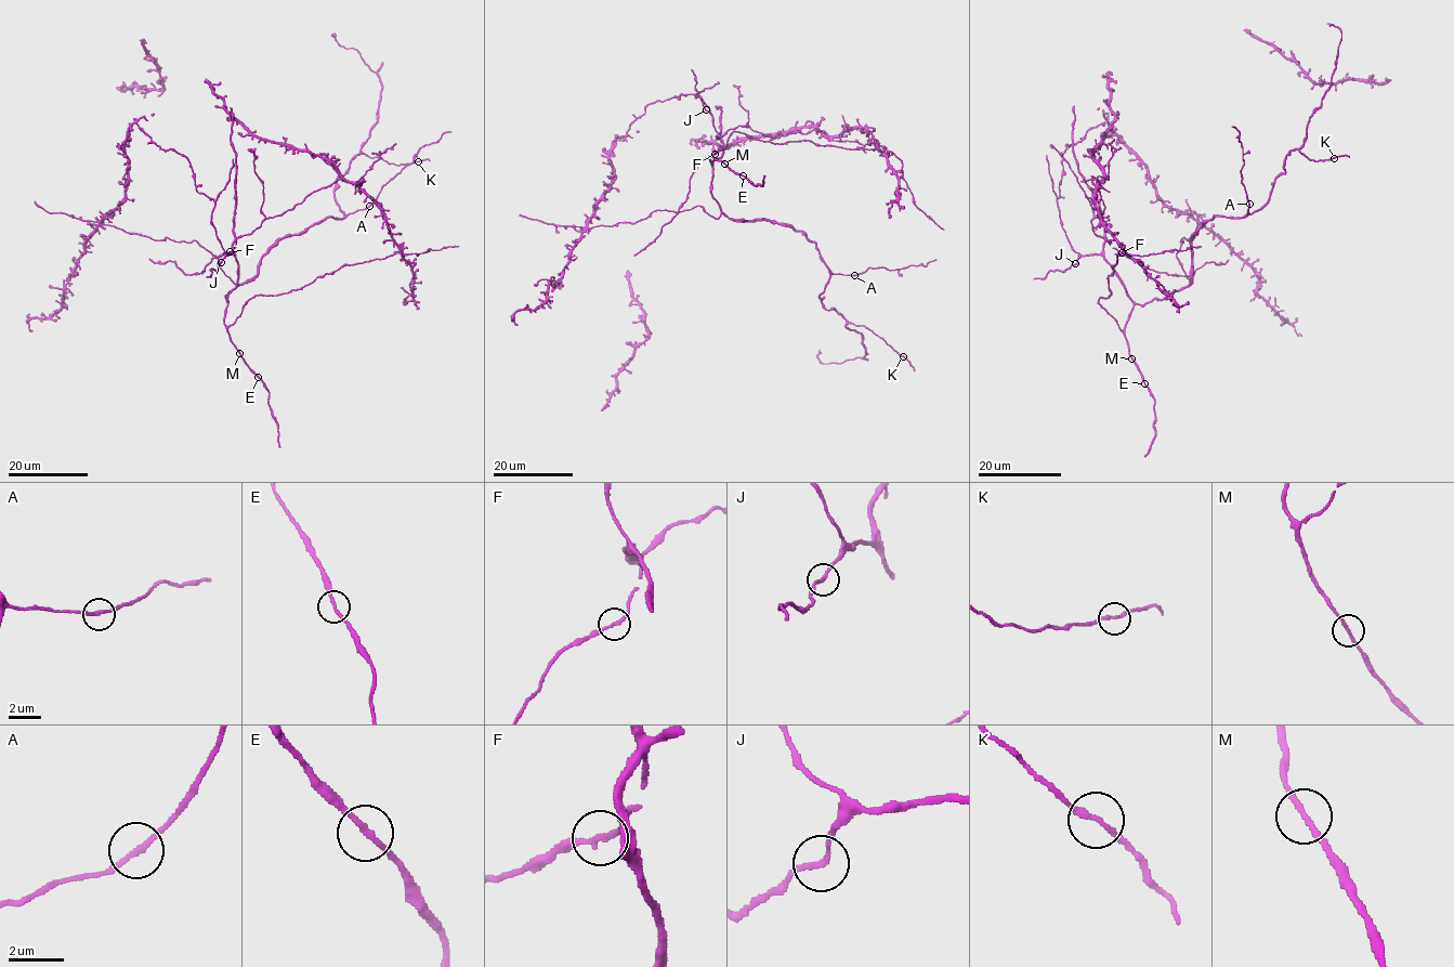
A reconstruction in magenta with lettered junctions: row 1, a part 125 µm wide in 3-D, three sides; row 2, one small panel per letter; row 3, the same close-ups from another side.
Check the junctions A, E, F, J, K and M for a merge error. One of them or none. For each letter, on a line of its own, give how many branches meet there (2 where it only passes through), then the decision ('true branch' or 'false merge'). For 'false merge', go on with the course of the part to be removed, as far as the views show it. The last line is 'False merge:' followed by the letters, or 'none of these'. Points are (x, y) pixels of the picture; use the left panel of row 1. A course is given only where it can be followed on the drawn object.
A: 2 branches meet; true branch
E: 2 branches meet; true branch
F: 2 branches meet; true branch
J: 2 branches meet; true branch
K: 2 branches meet; true branch
M: 2 branches meet; true branch
False merge: none of these

